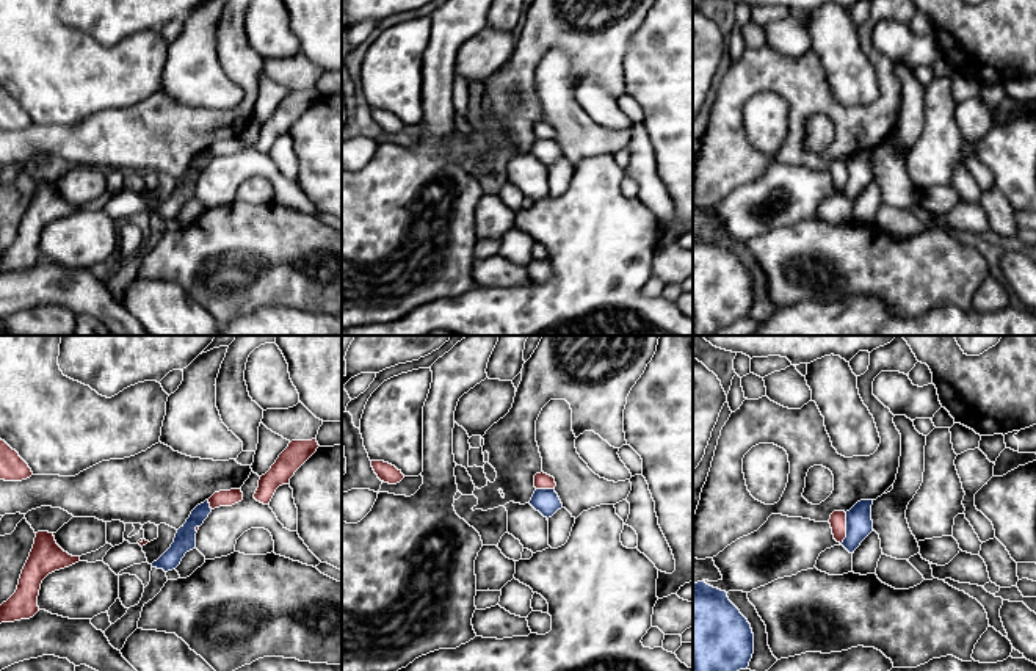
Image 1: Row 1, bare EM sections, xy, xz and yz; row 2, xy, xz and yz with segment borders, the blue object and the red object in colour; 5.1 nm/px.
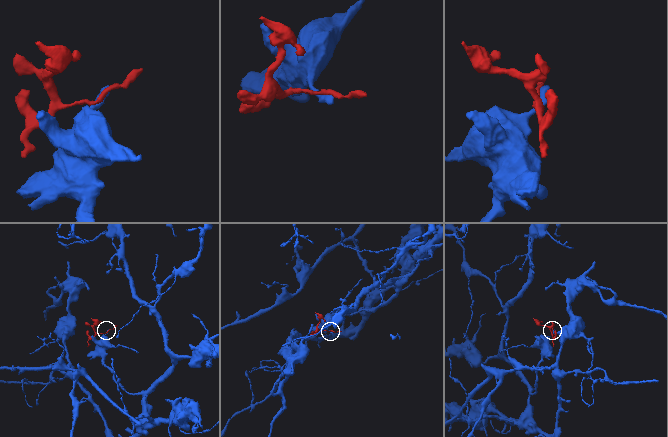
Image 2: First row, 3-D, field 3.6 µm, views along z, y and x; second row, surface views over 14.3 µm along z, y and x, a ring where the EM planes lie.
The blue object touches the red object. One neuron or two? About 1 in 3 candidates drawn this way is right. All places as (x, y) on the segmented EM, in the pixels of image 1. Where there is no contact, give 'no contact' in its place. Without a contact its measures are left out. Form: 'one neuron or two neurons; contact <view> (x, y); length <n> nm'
two neurons; contact yz (847, 529); length 160 nm

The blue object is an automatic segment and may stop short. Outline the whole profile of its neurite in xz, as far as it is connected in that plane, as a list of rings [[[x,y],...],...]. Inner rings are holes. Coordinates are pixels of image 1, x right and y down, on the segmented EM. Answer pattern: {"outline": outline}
{"outline": [[[536,489],[528,503],[547,519],[563,508],[555,489]]]}

